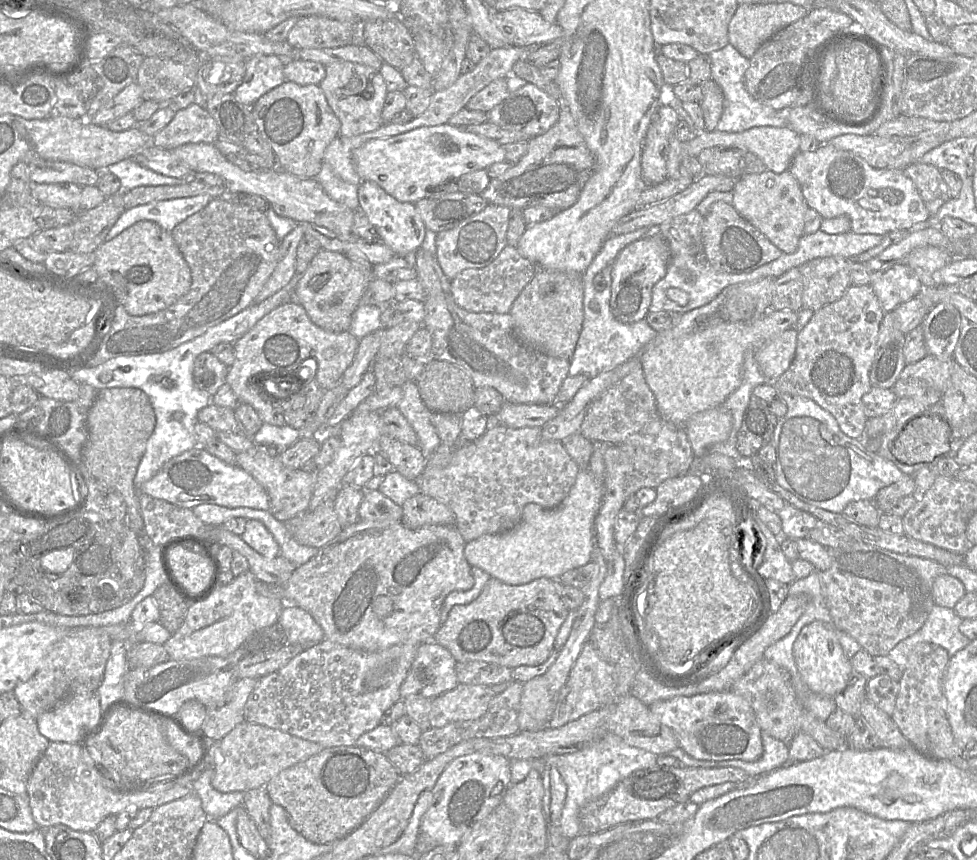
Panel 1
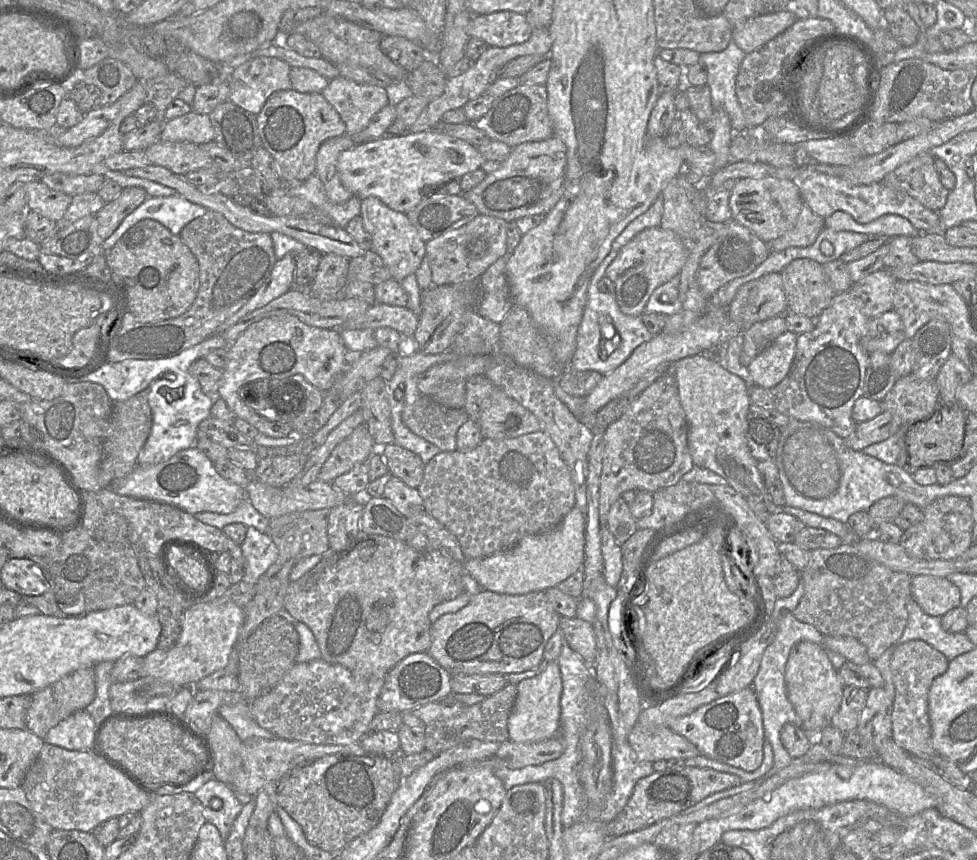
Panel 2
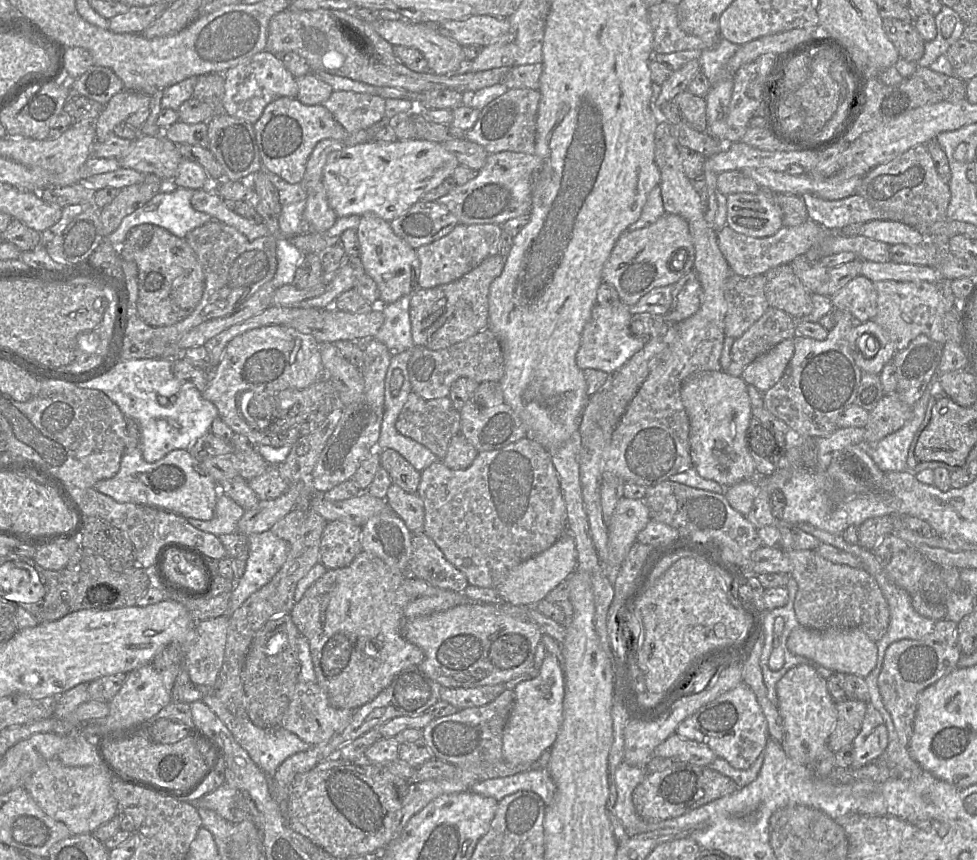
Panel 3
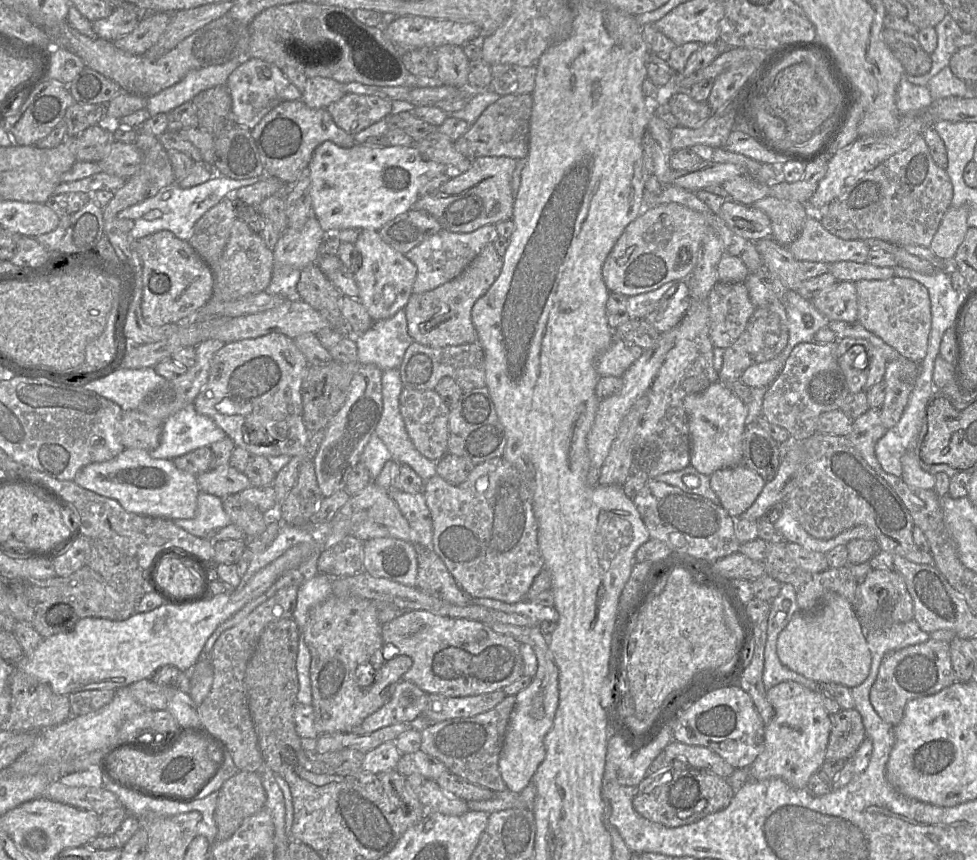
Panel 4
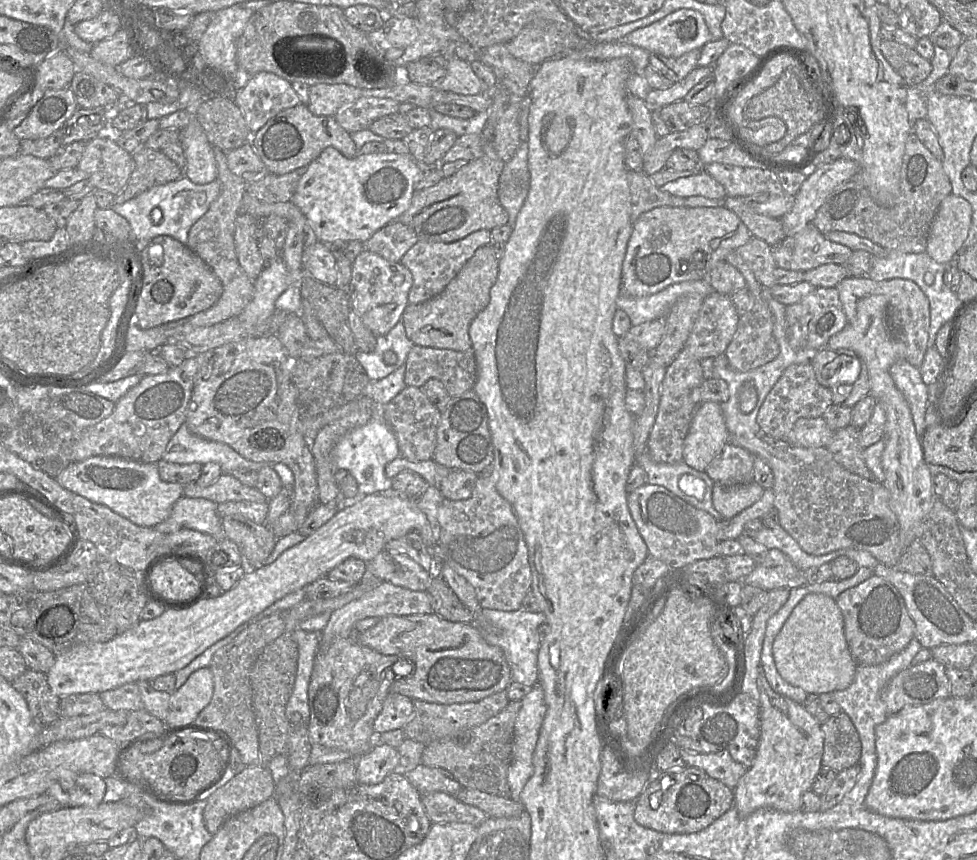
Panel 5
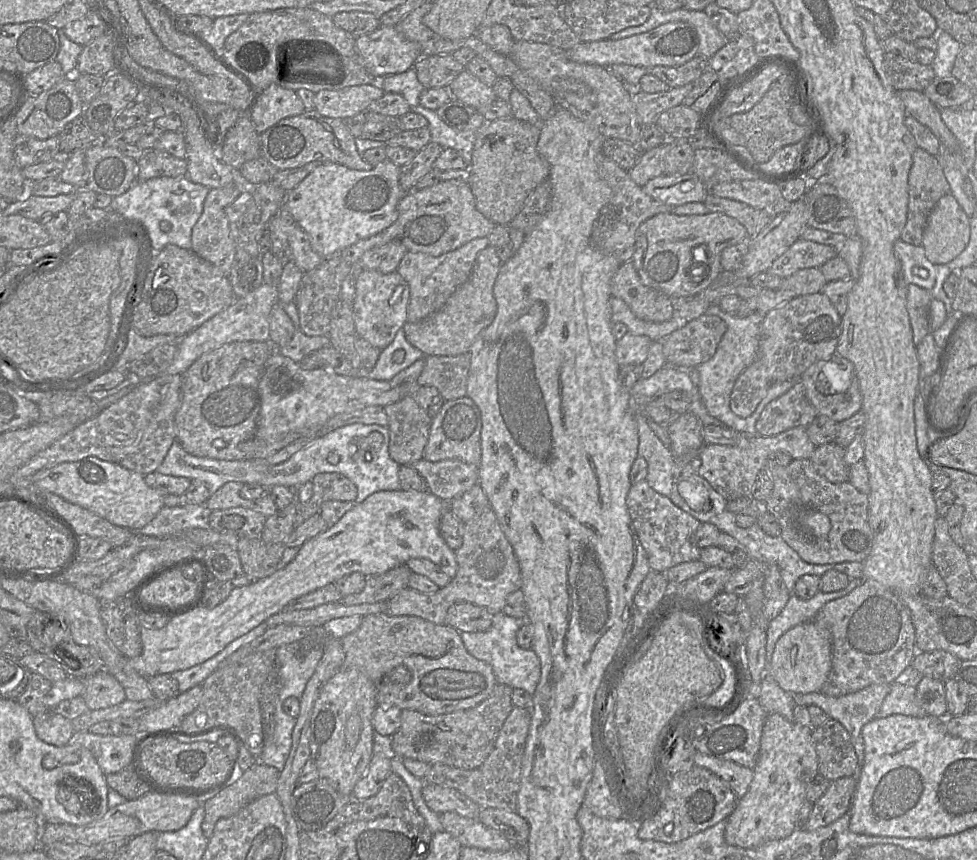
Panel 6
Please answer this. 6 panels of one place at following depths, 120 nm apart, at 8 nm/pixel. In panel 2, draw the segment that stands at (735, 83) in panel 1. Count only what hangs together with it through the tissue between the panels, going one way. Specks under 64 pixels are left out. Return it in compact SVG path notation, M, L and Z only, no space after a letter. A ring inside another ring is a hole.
M731 39L721 52L702 53L699 61L707 69L707 86L714 109L727 112L734 133L745 133L748 125L738 102L735 83L740 64L747 54Z

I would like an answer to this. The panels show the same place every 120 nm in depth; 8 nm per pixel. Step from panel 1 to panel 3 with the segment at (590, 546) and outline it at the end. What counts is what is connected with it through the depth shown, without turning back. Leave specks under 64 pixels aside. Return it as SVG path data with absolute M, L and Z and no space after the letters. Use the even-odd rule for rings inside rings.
M566 532L550 548L515 567L495 590L512 605L533 606L566 580L577 567L577 551L574 537Z

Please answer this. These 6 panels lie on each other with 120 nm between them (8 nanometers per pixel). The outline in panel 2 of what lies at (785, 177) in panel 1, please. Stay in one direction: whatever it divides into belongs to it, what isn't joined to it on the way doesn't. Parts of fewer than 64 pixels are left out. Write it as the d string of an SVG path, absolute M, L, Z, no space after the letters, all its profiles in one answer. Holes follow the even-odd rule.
M771 176L737 179L729 198L732 219L764 242L770 242L791 230L804 205L799 189L791 179Z

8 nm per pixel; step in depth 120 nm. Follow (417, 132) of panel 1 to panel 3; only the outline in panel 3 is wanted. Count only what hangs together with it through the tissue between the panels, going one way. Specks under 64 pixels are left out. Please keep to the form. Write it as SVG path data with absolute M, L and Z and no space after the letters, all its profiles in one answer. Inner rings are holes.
M418 138L394 142L369 140L331 152L323 167L322 182L329 206L337 217L372 213L390 222L404 214L416 202L421 201L425 194L435 189L446 178L452 177L459 165L457 158L441 143Z

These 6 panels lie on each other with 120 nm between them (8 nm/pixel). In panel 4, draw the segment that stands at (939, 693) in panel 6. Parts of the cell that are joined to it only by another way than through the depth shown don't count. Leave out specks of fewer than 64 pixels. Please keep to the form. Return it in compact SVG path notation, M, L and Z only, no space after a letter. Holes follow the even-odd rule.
M930 637L924 643L885 655L870 690L870 701L880 717L894 728L903 718L905 706L910 700L936 694L954 682L950 643Z

